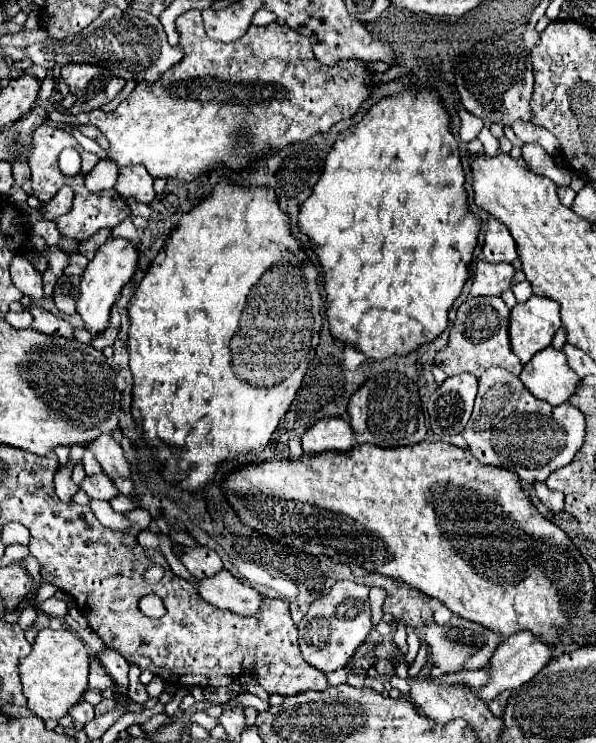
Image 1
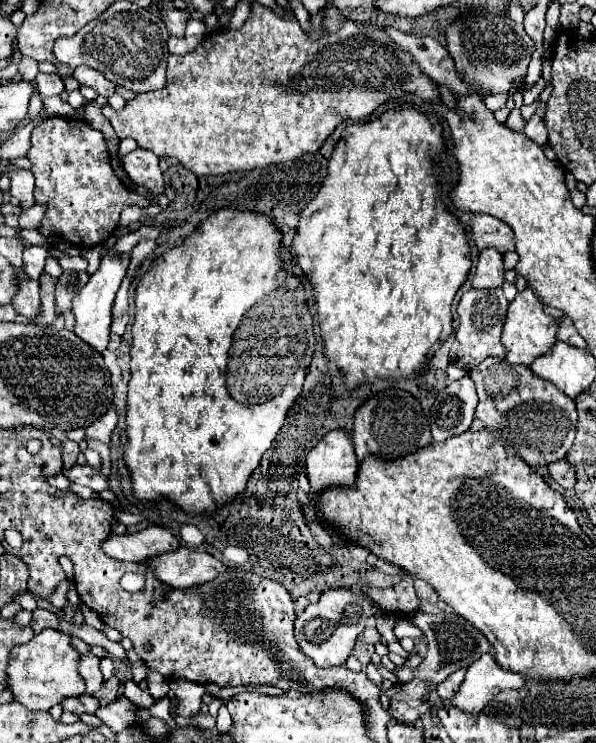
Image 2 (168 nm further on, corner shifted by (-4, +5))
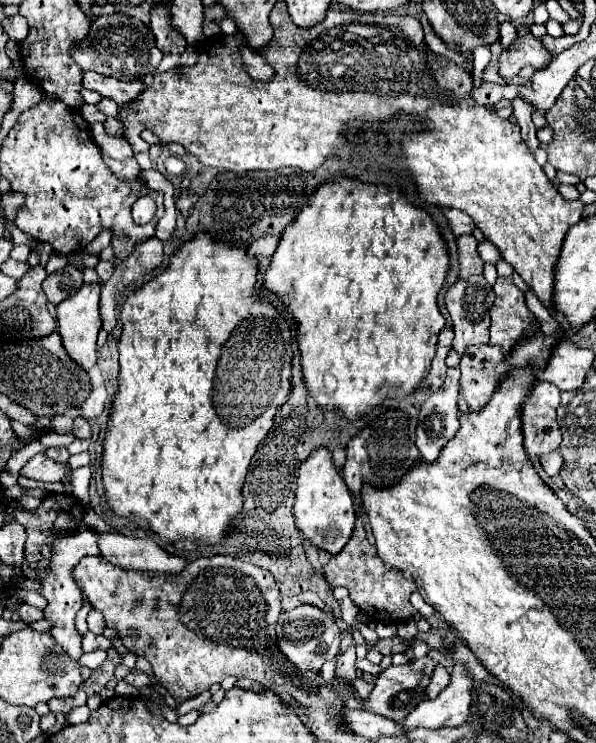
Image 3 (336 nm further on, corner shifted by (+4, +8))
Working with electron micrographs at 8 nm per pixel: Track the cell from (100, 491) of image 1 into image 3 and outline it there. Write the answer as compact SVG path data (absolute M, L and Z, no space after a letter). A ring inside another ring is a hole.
M44 453L34 455L20 471L22 477L30 477L44 483L62 483L66 477L72 475L72 469L68 463L58 463L54 459L48 459Z

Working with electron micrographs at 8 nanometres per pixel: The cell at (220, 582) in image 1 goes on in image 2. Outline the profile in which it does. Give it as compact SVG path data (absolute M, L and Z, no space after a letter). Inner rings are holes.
M180 546L172 552L156 554L148 560L144 560L142 564L152 568L156 578L160 578L160 582L164 582L172 588L198 586L198 584L210 582L218 574L226 572L224 564L220 560L216 560L214 556L210 556L206 552L188 550L184 546Z

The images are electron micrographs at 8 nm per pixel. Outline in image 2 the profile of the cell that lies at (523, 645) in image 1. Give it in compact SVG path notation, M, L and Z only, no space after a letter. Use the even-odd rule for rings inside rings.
M482 654L466 670L466 678L460 684L460 690L448 700L448 706L454 706L468 714L480 714L486 702L506 688L522 688L524 678L520 674L502 670L490 654Z

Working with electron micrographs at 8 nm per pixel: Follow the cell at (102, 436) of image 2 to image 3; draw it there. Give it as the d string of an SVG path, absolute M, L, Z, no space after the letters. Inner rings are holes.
M96 387L90 395L90 399L86 399L82 403L82 417L84 419L96 419L102 415L104 411L104 401L106 401L106 389L104 387Z

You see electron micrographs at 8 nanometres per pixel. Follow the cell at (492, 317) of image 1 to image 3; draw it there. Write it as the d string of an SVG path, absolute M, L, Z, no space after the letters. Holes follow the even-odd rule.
M476 275L466 281L456 281L446 293L446 309L450 313L454 325L454 343L452 349L458 355L464 355L470 345L484 345L488 343L488 329L490 329L490 309L494 305L494 289L486 283L484 275Z

